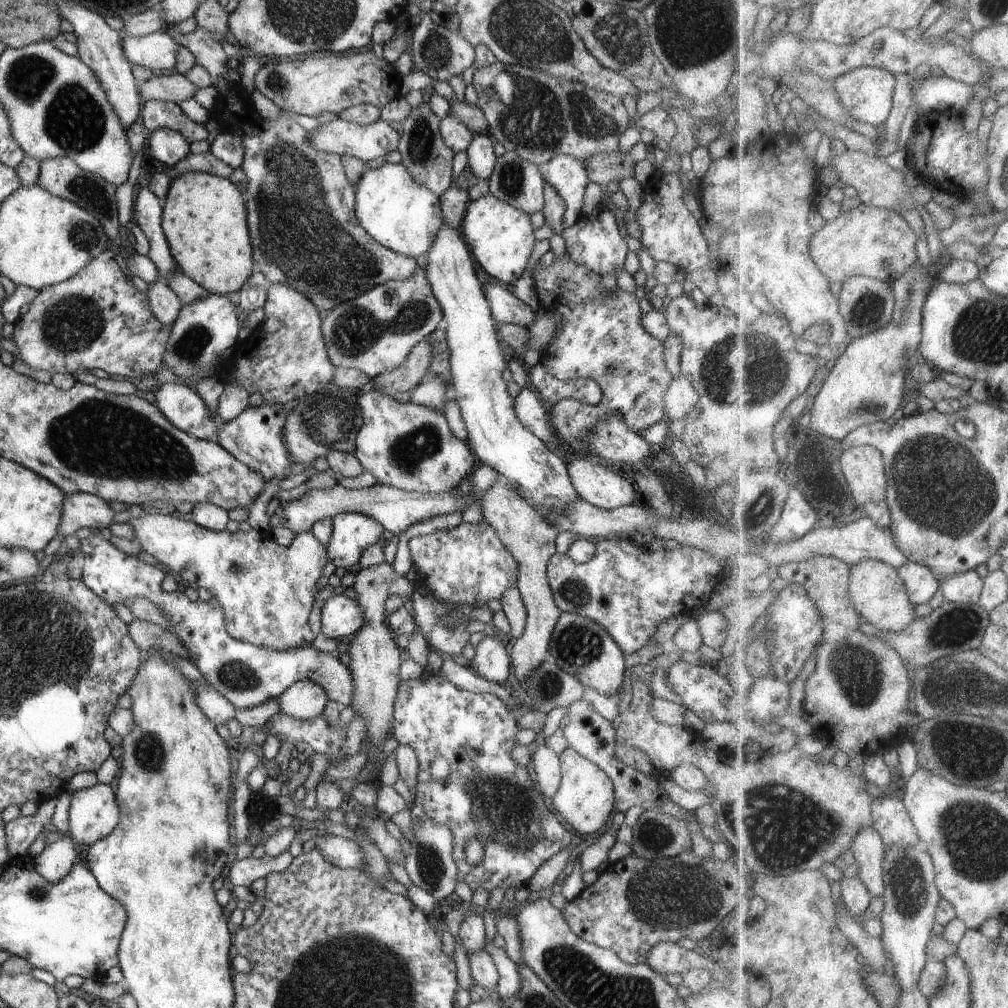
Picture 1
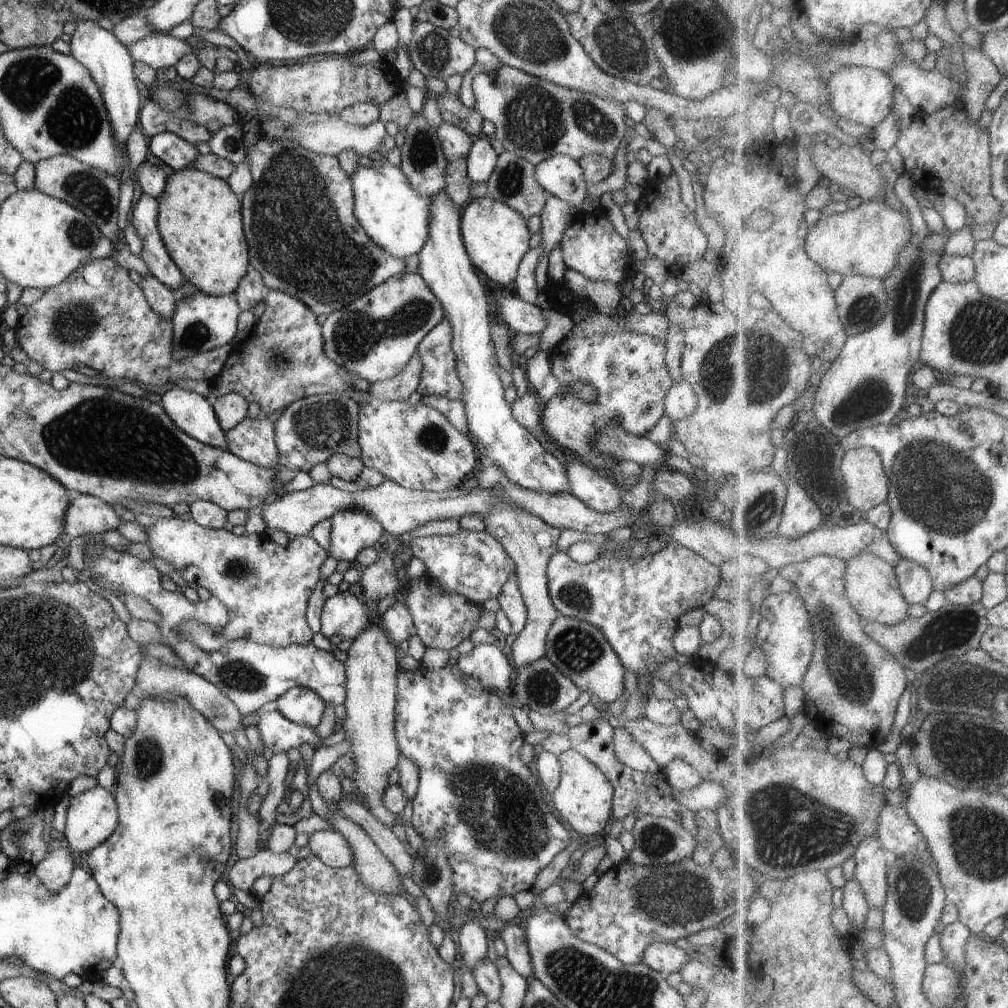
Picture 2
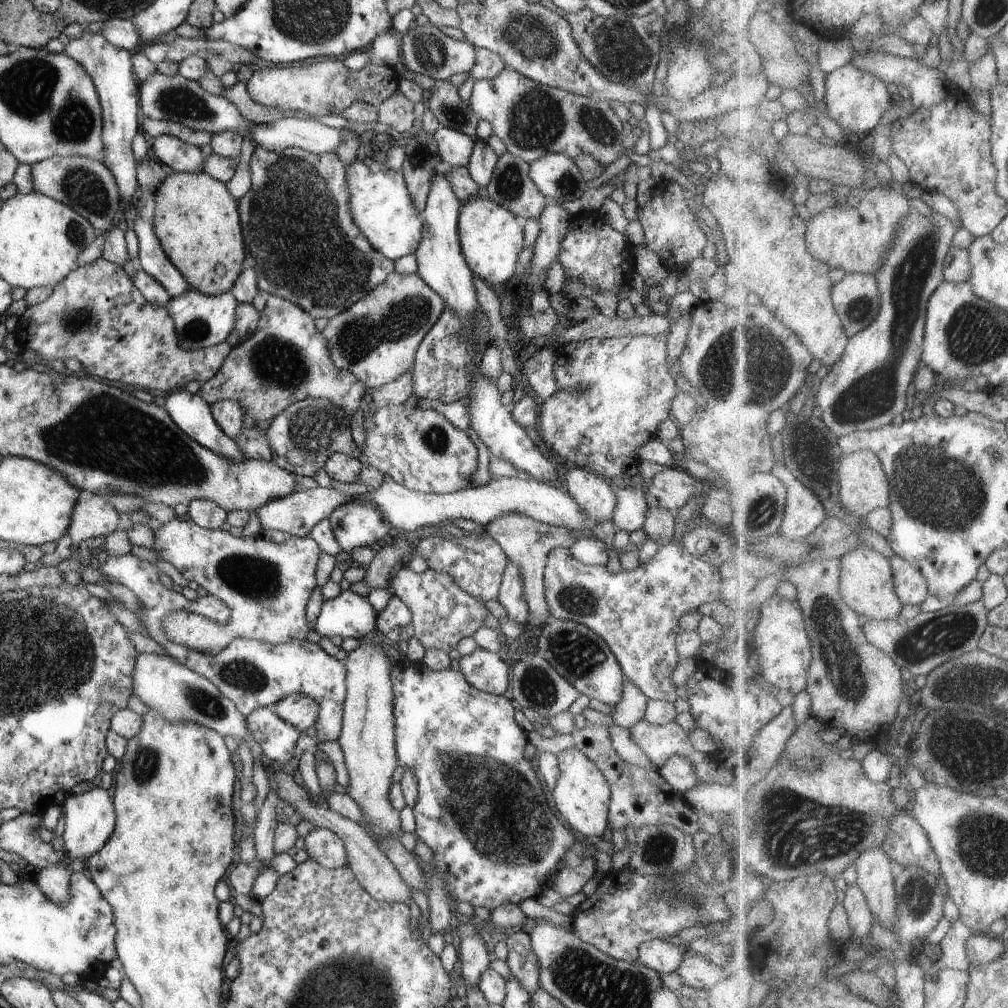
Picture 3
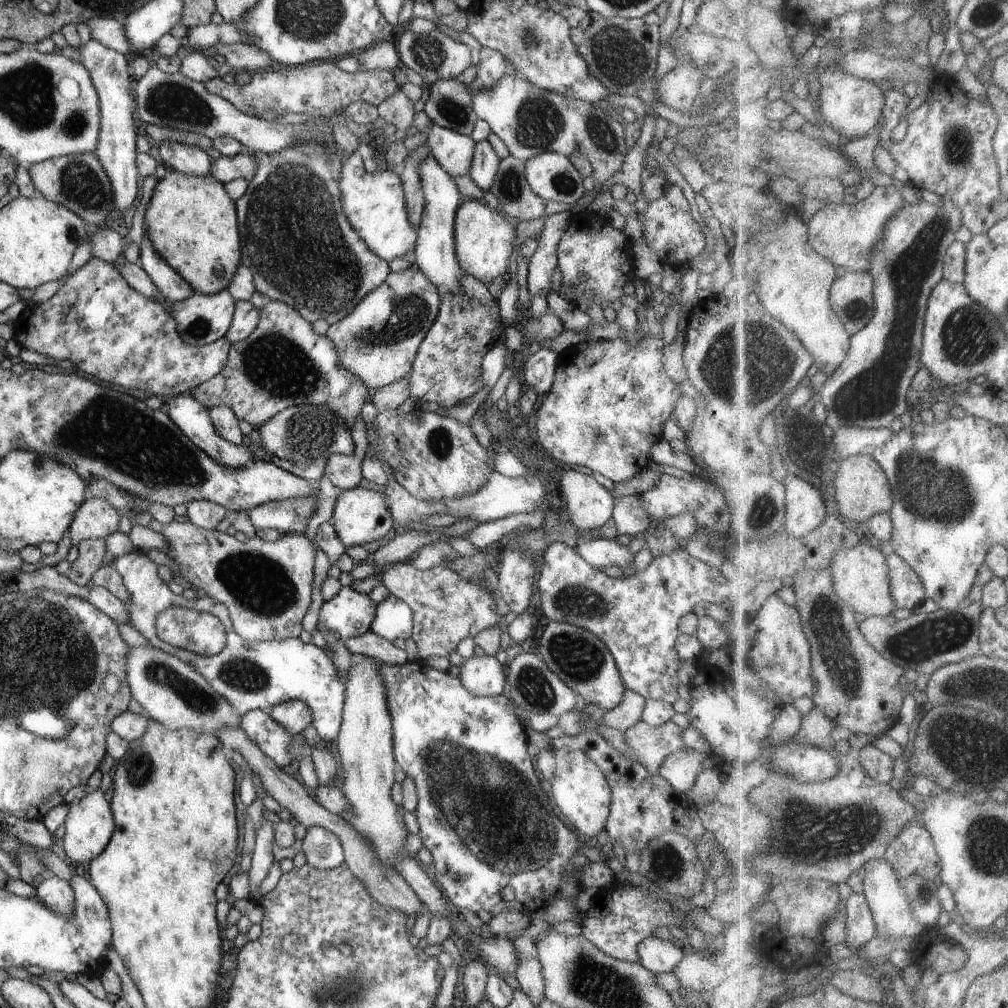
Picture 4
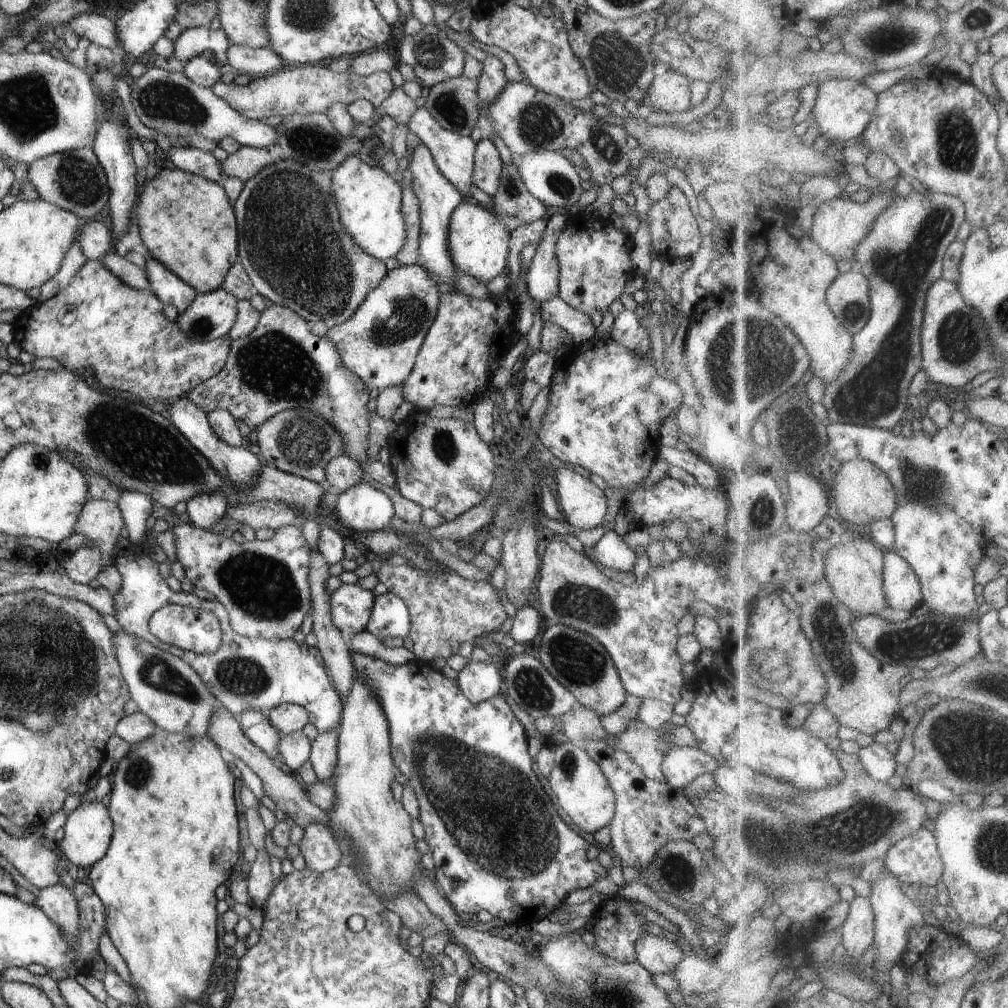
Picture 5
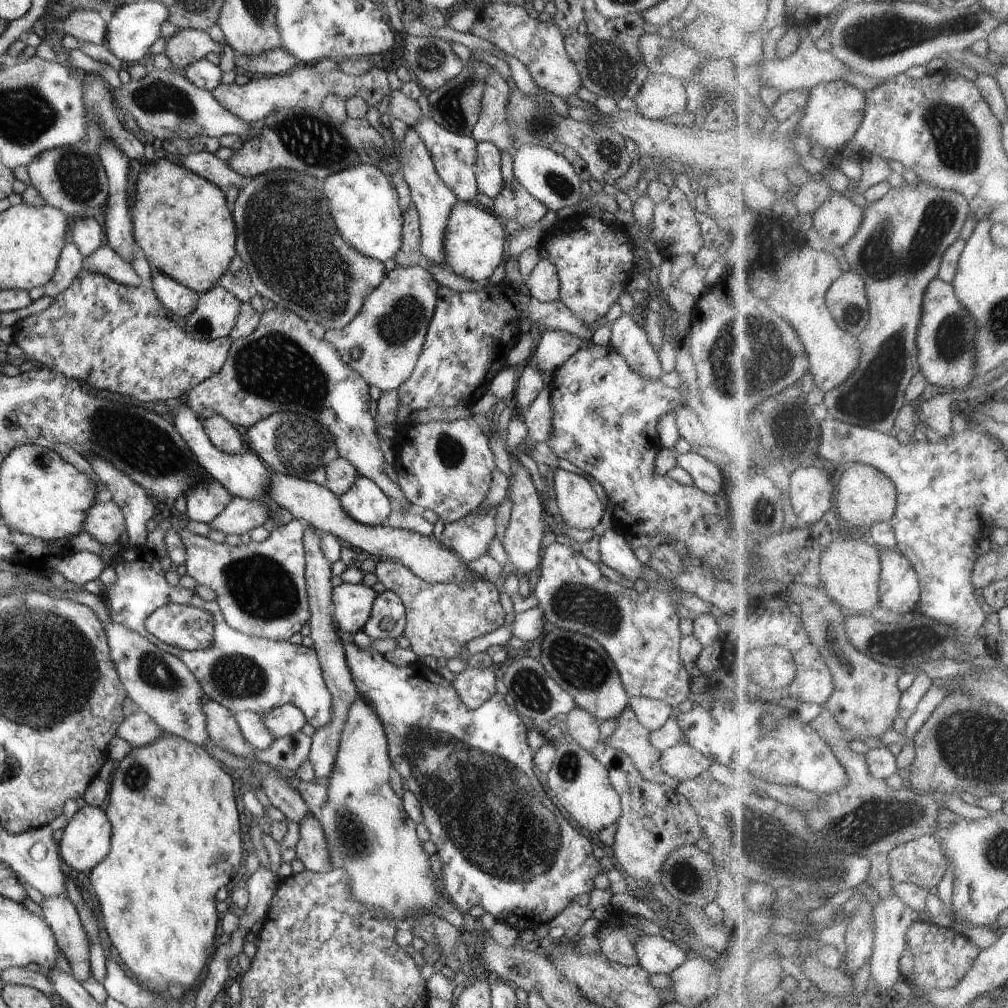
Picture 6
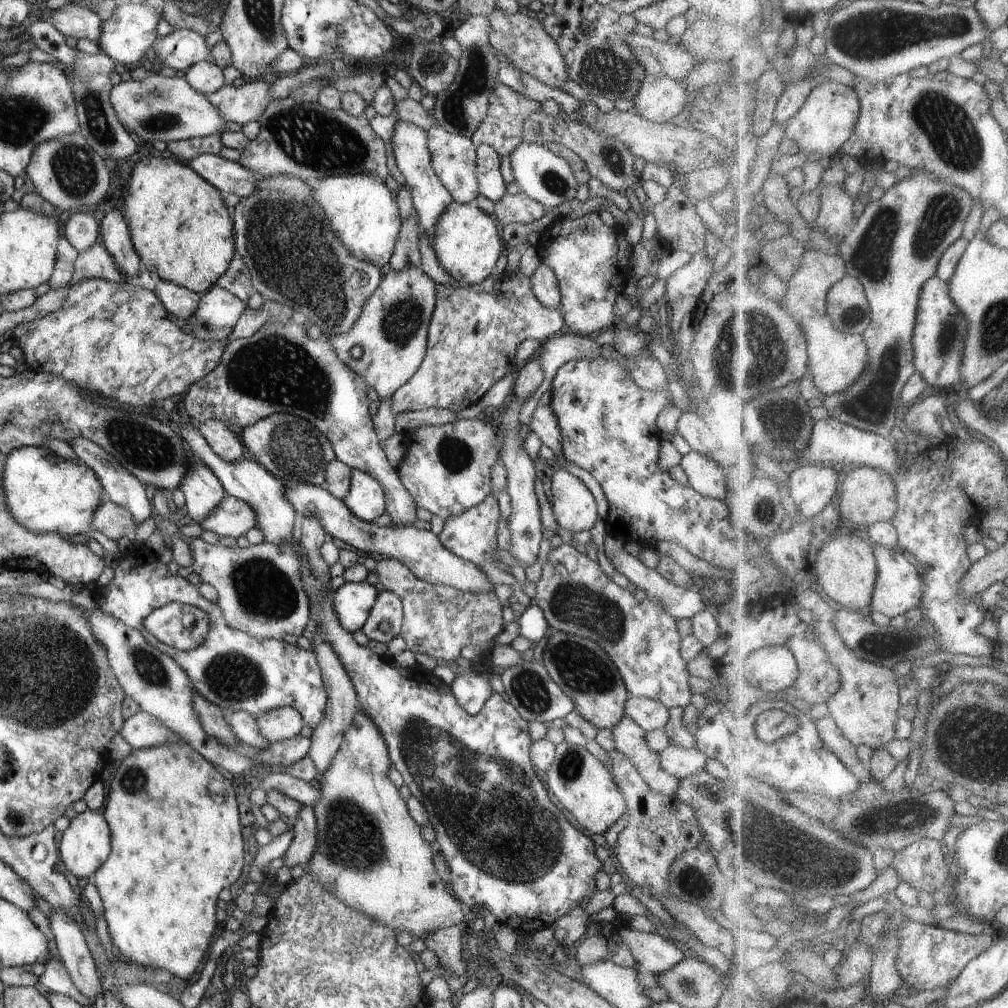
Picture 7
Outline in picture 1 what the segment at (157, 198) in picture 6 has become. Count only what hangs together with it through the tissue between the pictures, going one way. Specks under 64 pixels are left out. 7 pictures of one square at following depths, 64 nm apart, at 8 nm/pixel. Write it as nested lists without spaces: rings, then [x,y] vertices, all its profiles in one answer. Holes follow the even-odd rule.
[[[204,172],[187,173],[173,178],[168,197],[163,202],[162,229],[175,264],[212,295],[235,296],[253,274],[255,261],[245,202],[244,195],[229,178]]]

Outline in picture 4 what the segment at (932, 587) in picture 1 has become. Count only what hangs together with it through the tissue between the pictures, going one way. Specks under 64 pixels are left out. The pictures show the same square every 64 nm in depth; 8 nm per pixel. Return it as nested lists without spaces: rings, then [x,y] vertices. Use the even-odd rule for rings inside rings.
[[[888,552],[892,594],[899,608],[911,610],[919,607],[928,598],[928,589],[923,576],[901,554]]]

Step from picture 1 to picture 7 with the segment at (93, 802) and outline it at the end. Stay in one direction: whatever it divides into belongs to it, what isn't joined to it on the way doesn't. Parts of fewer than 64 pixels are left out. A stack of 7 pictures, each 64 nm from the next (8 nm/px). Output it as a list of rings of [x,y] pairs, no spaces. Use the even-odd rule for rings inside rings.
[[[86,809],[82,814],[74,816],[70,826],[62,834],[58,843],[58,856],[64,866],[74,874],[76,878],[85,882],[92,874],[104,864],[111,852],[110,829],[104,816],[97,811]]]

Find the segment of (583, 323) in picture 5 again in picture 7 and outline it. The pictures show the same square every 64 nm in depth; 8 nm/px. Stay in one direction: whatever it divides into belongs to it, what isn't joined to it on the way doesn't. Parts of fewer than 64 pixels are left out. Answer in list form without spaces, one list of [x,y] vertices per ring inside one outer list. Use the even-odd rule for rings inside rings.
[[[520,264],[515,267],[515,272],[505,269],[496,276],[491,275],[470,286],[436,286],[435,309],[428,325],[426,356],[416,374],[390,397],[390,406],[396,414],[426,408],[448,409],[456,414],[475,405],[495,383],[510,374],[516,374],[520,368],[515,358],[518,344],[526,339],[538,339],[543,345],[545,340],[564,332],[561,309],[542,306],[536,300],[532,284],[528,282],[528,276],[521,272]]]

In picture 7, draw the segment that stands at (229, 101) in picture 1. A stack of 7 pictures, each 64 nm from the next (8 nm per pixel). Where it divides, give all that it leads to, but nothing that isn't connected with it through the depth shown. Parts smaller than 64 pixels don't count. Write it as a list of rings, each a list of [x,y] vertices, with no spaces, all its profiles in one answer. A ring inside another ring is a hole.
[[[271,176],[260,180],[256,192],[241,198],[230,209],[234,225],[235,250],[246,263],[252,284],[265,301],[274,300],[286,304],[308,323],[323,328],[324,335],[348,334],[358,320],[364,303],[378,288],[381,268],[356,258],[340,240],[326,218],[322,207],[314,200],[314,191],[306,182],[292,176]]]

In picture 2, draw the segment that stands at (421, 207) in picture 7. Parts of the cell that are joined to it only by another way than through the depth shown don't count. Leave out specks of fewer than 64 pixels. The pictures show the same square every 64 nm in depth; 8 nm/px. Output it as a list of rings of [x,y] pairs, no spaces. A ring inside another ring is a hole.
[[[446,190],[432,196],[430,232],[424,248],[418,252],[418,270],[422,280],[442,303],[446,320],[452,328],[452,350],[456,354],[456,372],[464,386],[460,399],[466,408],[468,428],[478,440],[487,462],[499,466],[512,483],[526,491],[548,495],[570,493],[565,467],[542,447],[542,444],[520,425],[513,416],[511,406],[504,398],[504,386],[500,381],[503,368],[495,355],[490,336],[490,306],[486,300],[488,291],[470,262],[462,233],[460,232],[460,208],[451,201]]]

